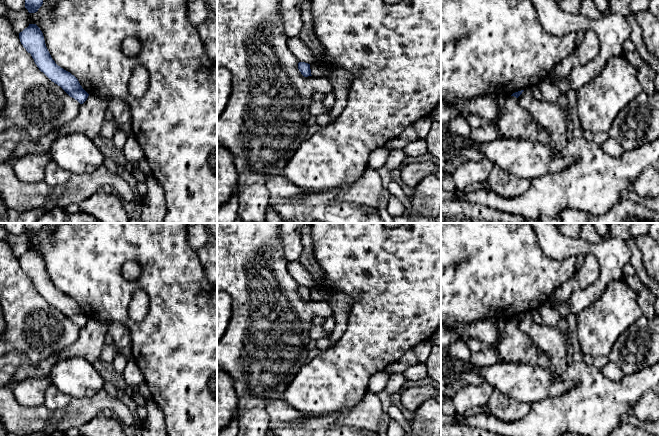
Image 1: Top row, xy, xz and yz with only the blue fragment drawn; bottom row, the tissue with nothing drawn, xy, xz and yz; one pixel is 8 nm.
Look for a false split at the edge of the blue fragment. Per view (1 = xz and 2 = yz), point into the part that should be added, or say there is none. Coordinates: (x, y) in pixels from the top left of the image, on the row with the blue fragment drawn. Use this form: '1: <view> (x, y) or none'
1: none
2: none

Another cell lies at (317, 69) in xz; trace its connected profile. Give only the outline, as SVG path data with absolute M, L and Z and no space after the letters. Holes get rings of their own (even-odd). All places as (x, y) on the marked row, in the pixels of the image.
M314 62L310 64L311 75L321 78L329 78L331 71L323 64Z

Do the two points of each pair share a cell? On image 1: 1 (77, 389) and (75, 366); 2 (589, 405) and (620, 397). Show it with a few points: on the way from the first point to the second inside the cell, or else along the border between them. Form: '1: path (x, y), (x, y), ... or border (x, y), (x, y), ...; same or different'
1: path (77, 383), (75, 372); same
2: path (597, 403), (612, 401); same

